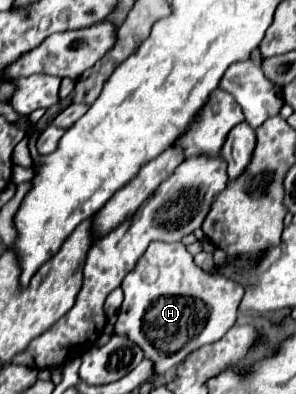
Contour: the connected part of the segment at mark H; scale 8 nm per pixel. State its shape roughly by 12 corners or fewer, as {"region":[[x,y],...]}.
{"region":[[154,241],[114,325],[156,373],[216,343],[244,287]]}

